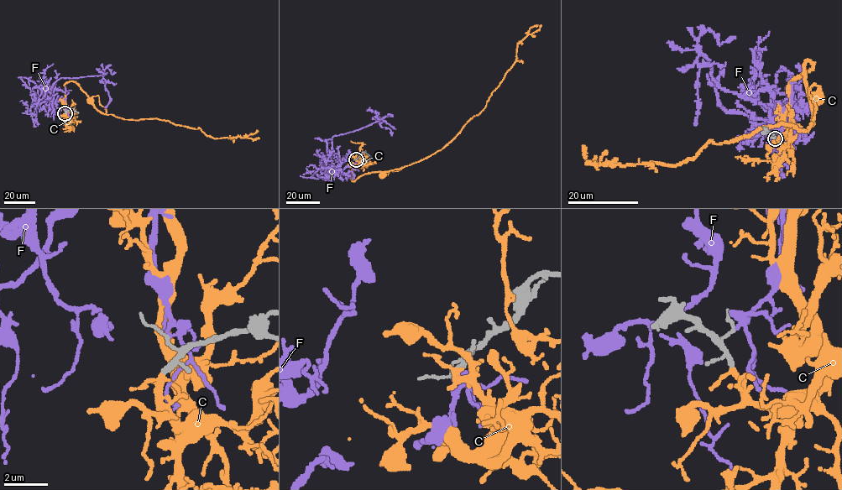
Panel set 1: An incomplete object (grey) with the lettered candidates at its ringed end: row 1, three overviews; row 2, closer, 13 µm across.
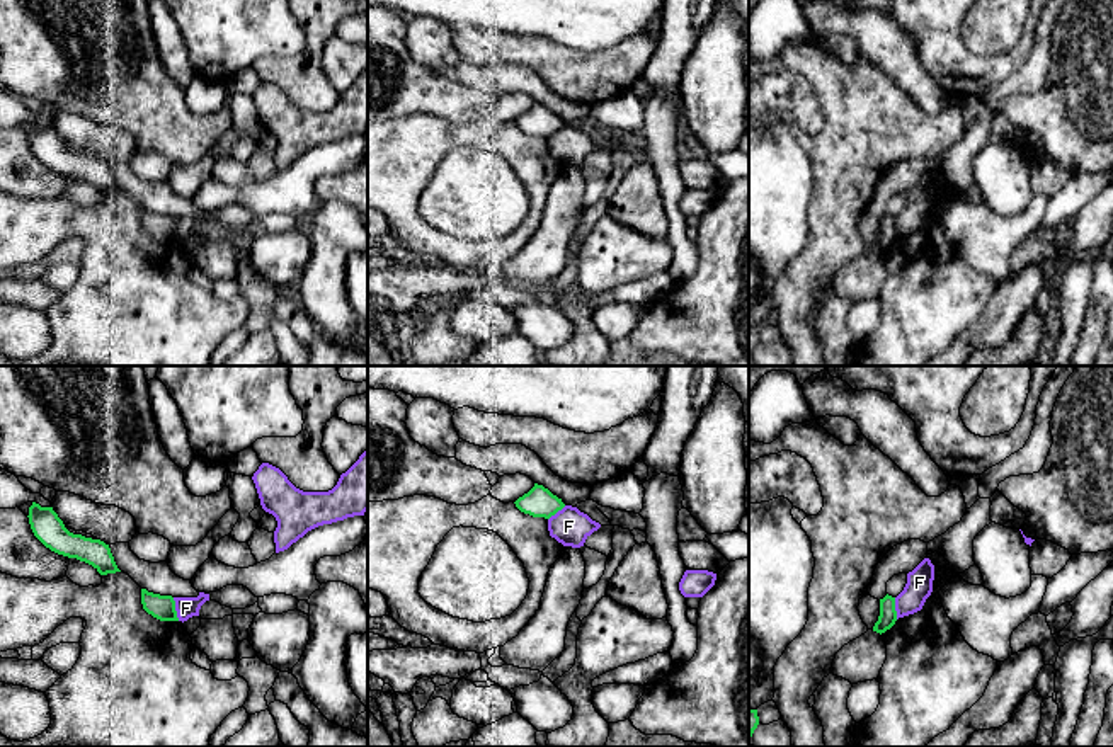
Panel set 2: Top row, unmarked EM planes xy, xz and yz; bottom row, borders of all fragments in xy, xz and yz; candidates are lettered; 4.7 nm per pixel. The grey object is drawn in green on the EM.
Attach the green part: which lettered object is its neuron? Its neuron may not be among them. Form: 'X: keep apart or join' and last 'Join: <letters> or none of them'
C: join
F: keep apart
Join: C

